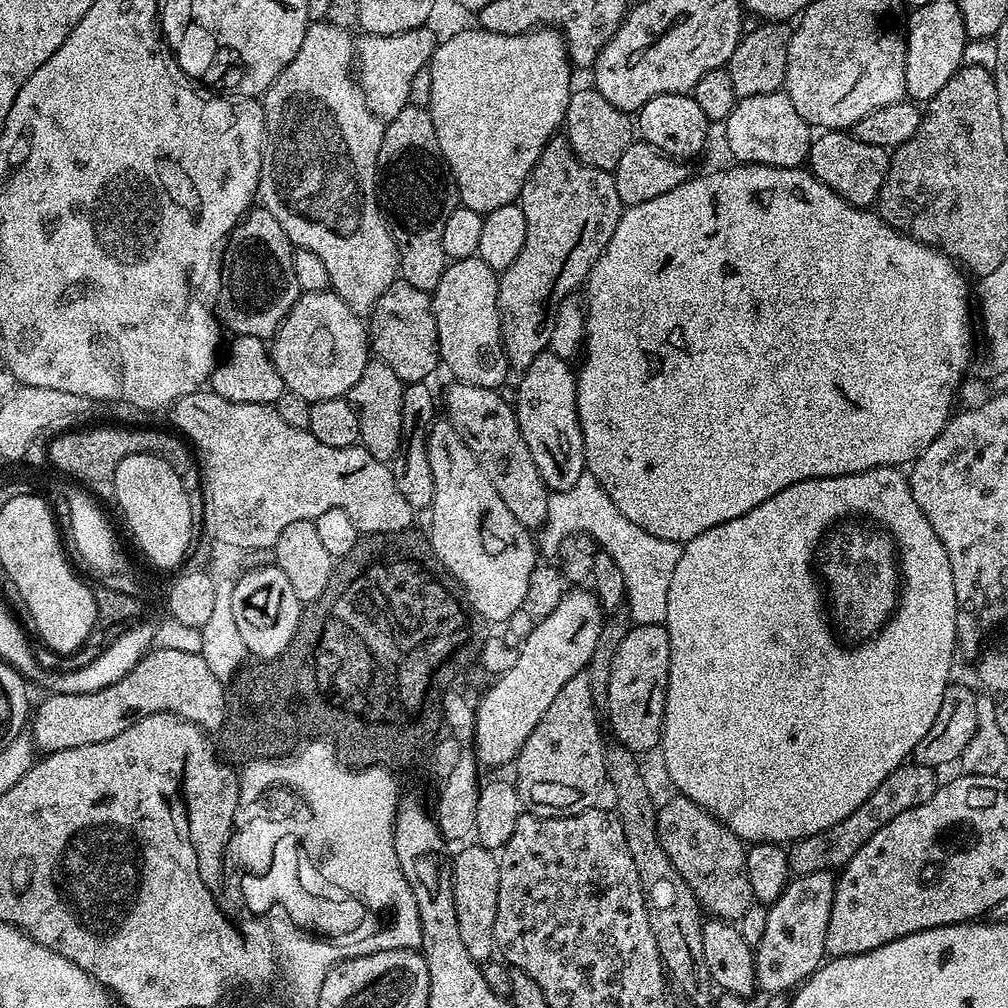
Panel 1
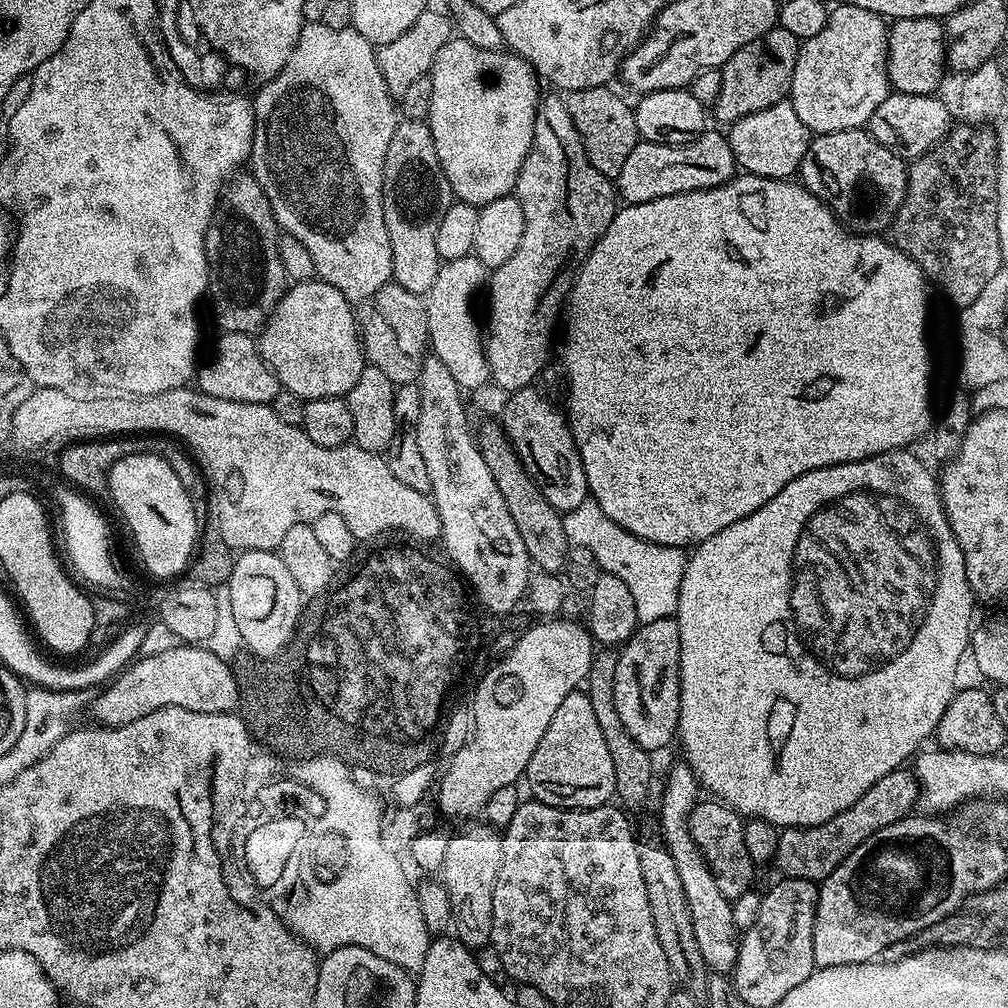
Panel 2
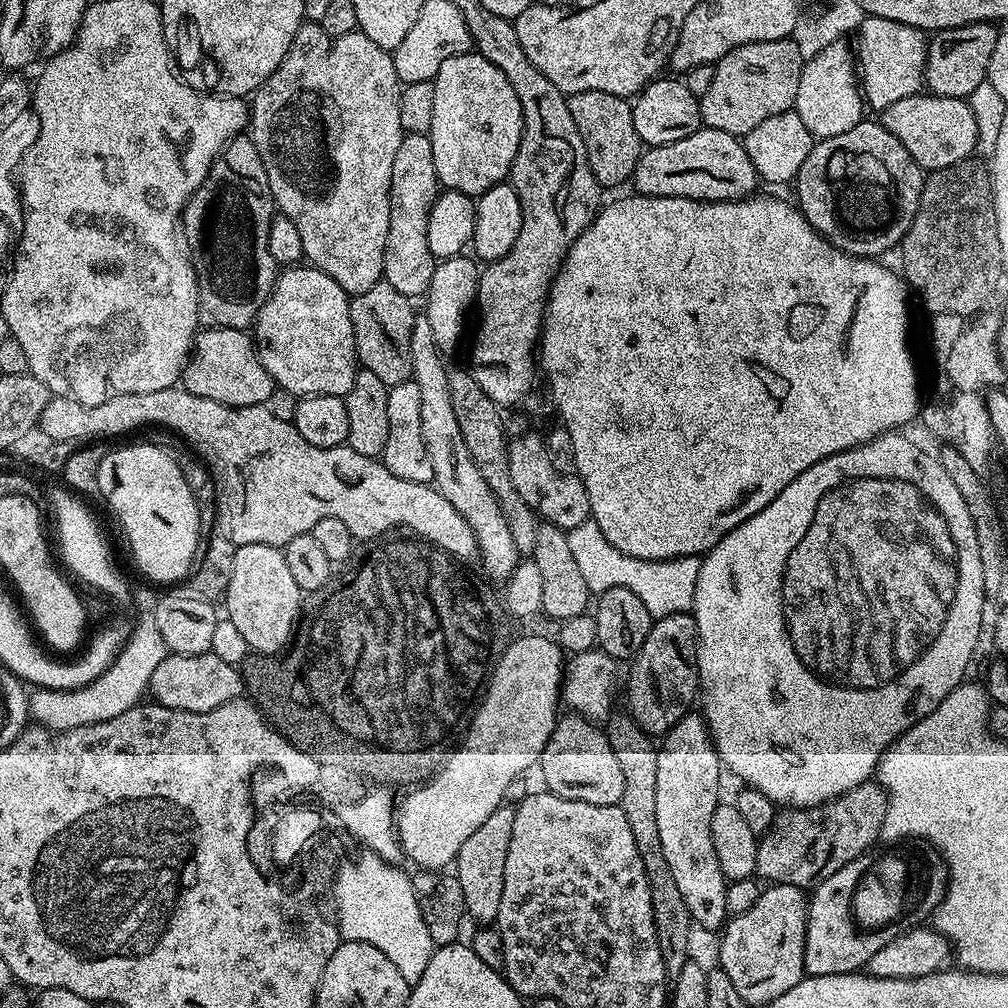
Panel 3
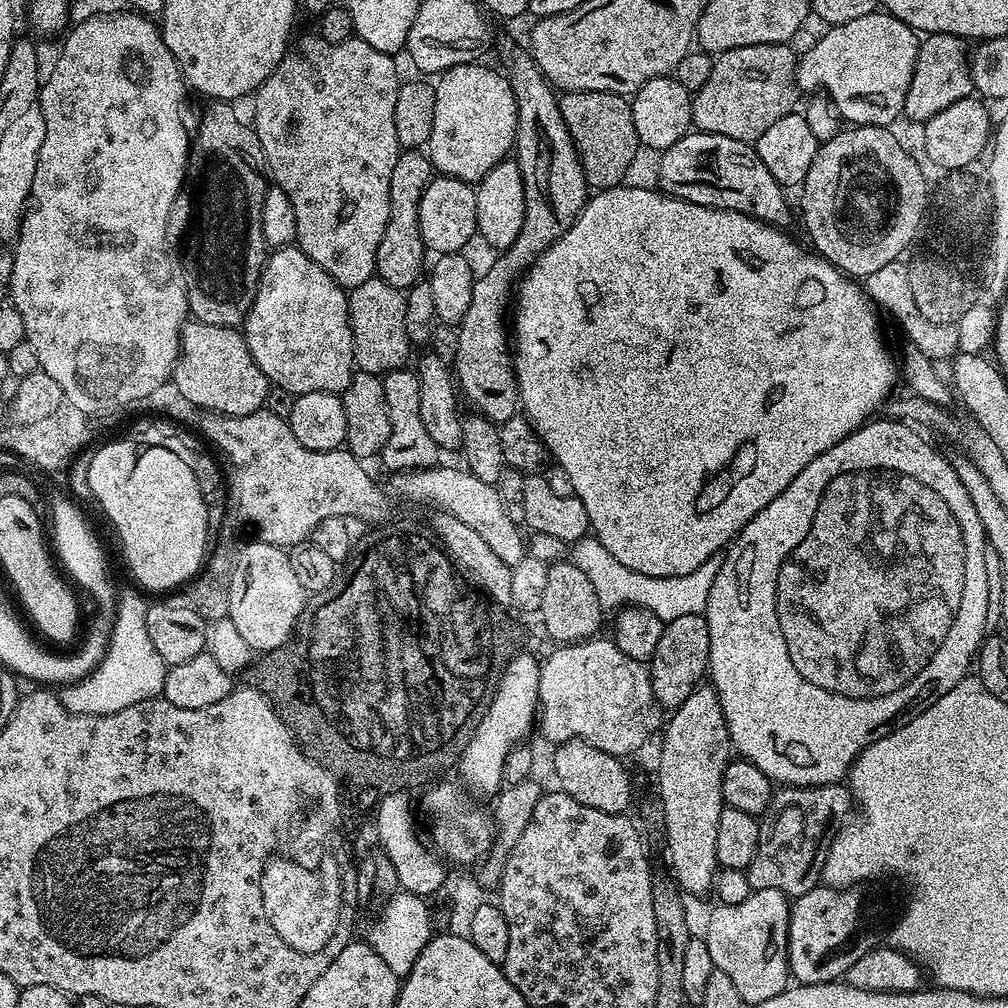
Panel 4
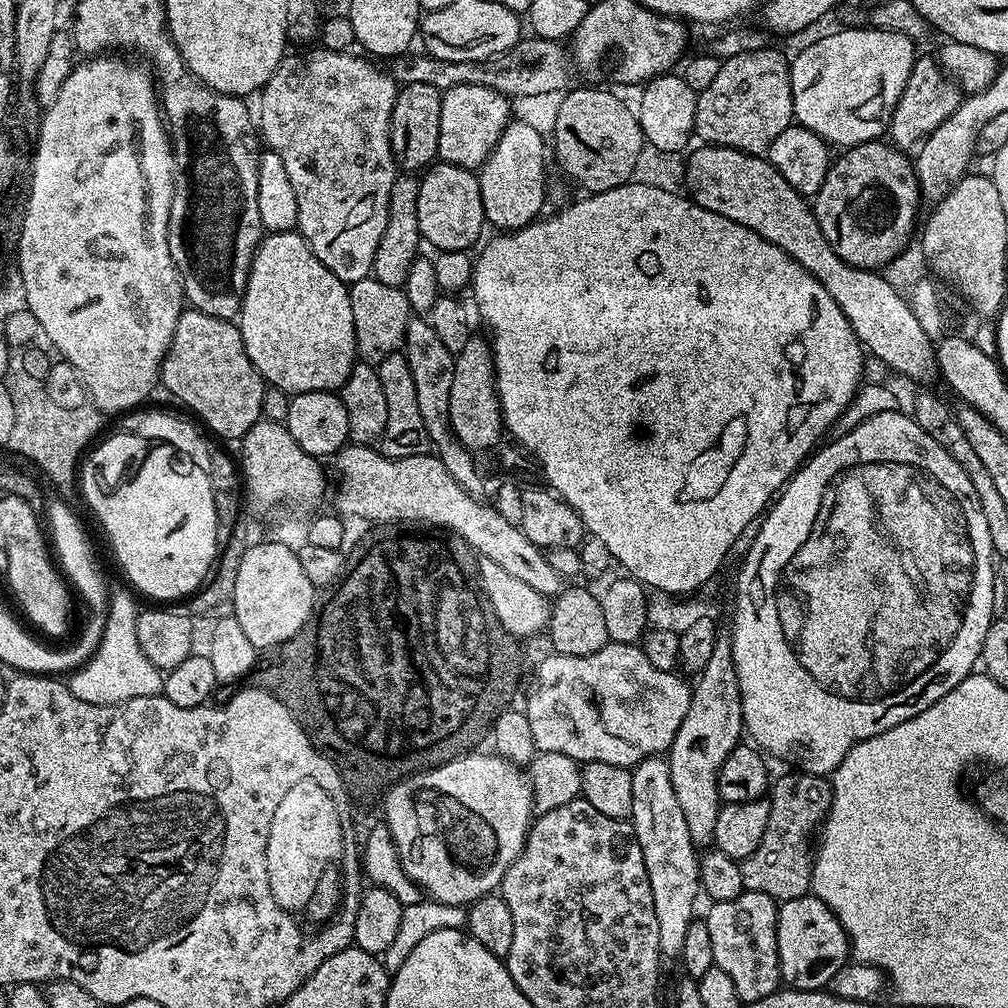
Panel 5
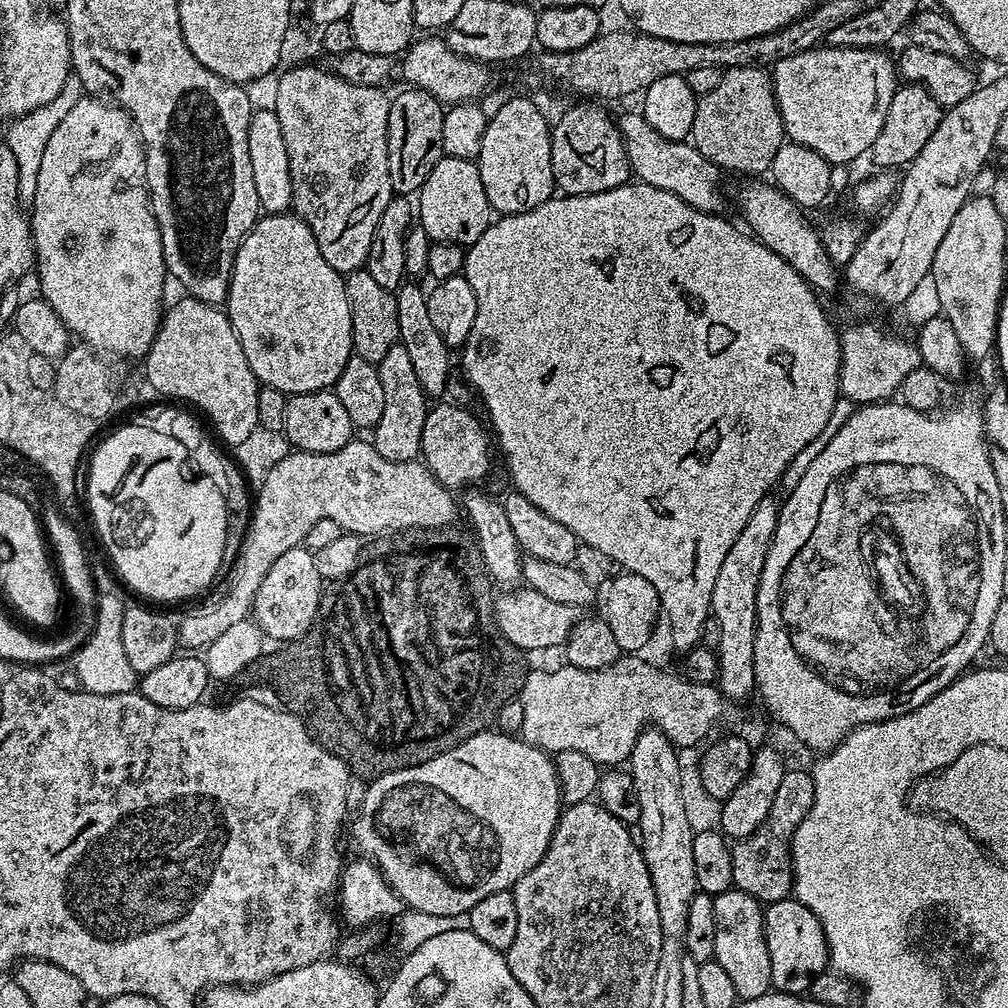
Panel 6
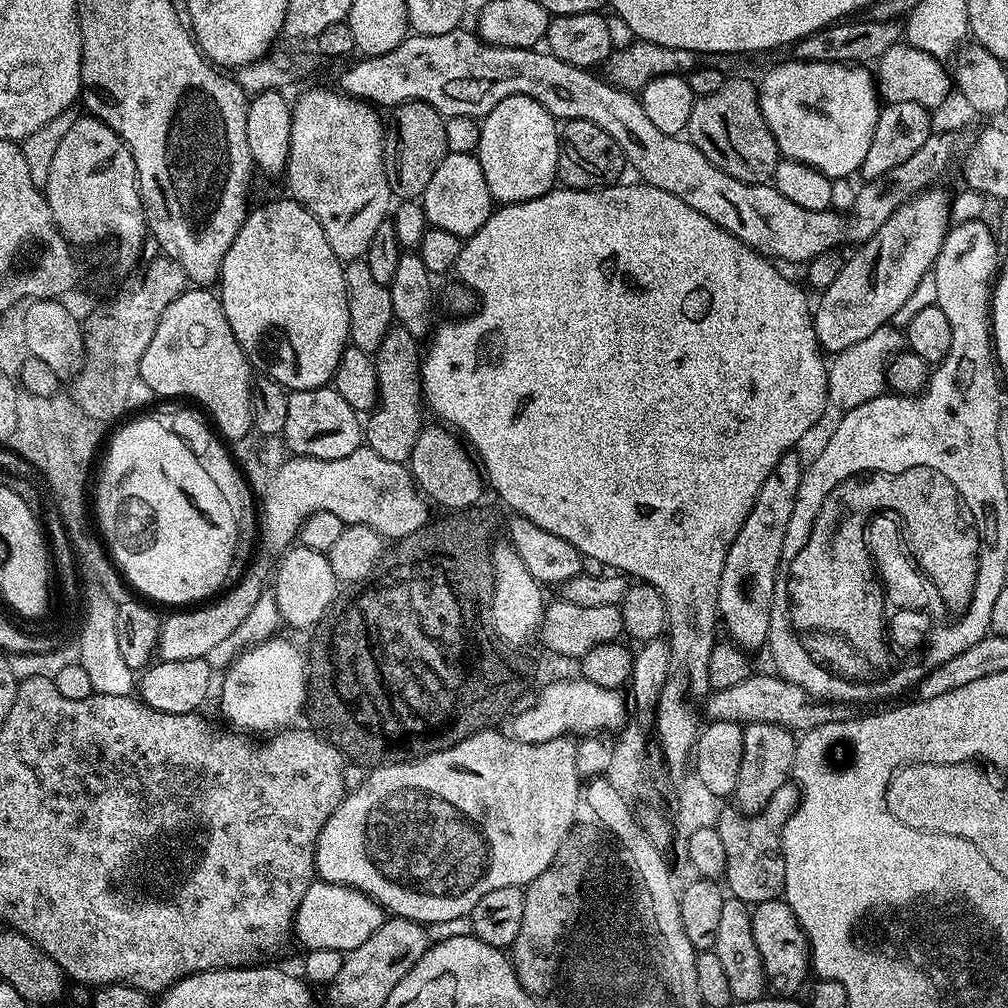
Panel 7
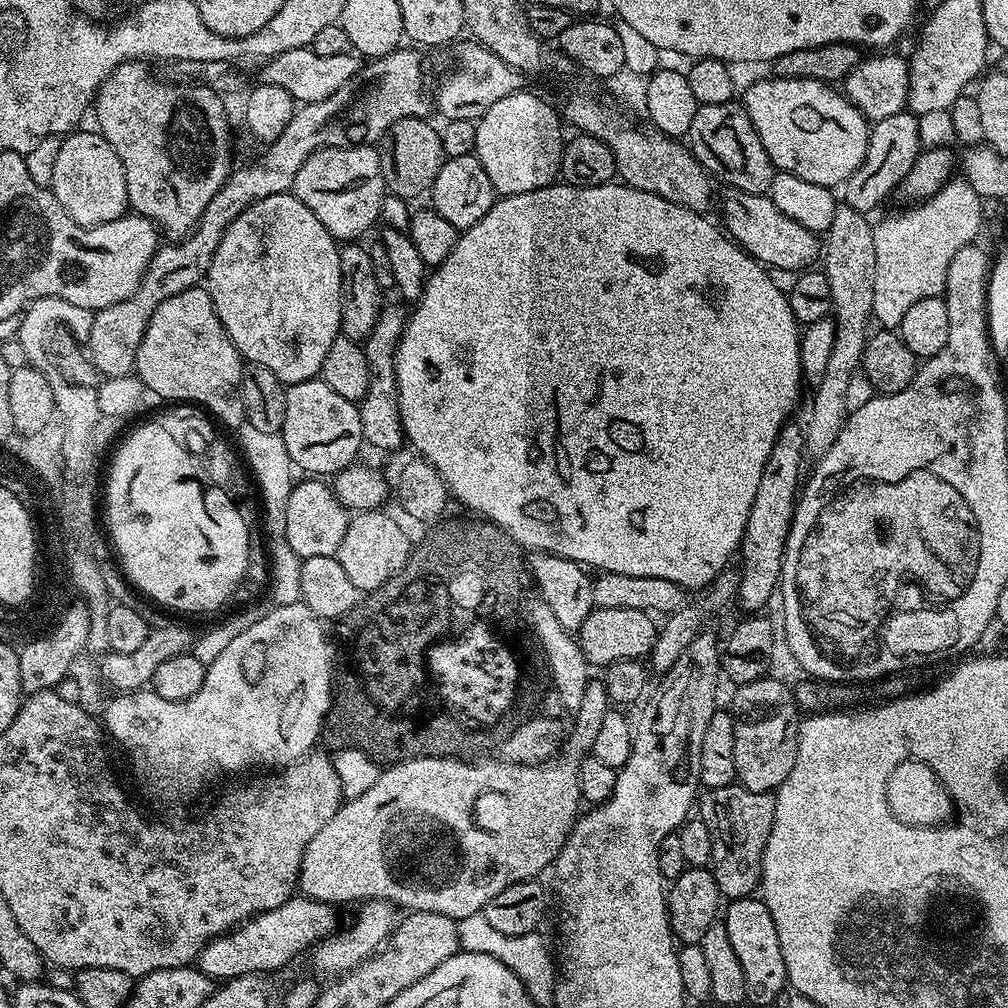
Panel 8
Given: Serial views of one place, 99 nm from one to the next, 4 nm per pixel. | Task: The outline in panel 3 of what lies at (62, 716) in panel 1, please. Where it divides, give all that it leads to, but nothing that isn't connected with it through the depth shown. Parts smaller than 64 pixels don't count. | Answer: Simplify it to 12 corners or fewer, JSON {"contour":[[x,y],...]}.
{"contour":[[213,652],[169,654],[148,683],[155,703],[209,712],[245,691]]}

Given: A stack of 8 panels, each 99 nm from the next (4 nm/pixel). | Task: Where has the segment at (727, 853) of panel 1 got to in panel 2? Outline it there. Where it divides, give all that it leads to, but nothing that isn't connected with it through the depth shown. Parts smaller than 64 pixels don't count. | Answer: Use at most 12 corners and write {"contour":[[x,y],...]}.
{"contour":[[715,798],[688,833],[730,901],[753,887],[745,817]]}

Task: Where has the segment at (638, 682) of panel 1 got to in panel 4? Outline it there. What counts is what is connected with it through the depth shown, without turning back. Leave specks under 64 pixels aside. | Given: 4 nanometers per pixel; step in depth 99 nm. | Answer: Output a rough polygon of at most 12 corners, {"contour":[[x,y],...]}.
{"contour":[[670,620],[648,669],[655,698],[675,710],[705,679],[709,624]]}

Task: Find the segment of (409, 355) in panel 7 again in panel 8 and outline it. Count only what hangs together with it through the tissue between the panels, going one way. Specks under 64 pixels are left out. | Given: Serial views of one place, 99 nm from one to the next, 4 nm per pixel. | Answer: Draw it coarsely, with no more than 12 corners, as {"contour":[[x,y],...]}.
{"contour":[[385,303],[363,341],[370,390],[359,401],[364,444],[405,447],[396,351],[403,303]]}

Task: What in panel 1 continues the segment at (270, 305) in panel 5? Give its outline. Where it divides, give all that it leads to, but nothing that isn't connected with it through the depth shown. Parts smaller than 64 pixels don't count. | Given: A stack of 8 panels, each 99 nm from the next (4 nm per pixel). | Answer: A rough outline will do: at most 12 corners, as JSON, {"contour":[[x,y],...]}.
{"contour":[[331,290],[301,294],[270,344],[285,389],[347,397],[370,332]]}

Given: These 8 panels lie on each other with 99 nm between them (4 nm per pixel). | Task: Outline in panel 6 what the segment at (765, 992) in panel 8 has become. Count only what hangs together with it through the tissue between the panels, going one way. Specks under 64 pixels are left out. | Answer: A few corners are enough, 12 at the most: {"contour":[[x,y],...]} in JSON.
{"contour":[[795,898],[764,908],[772,988],[829,971],[822,922]]}

